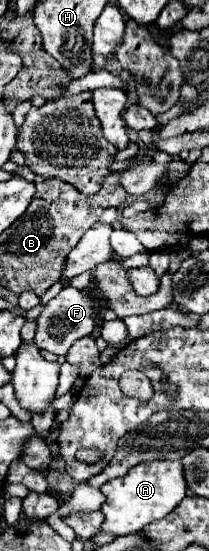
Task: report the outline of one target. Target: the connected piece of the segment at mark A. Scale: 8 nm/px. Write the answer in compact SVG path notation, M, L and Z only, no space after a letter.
M156 459L144 461L130 469L124 477L108 481L100 491L106 495L106 503L102 505L102 513L106 517L102 531L114 535L132 535L142 531L148 523L166 517L180 501L186 497L186 479L184 465L180 459Z

